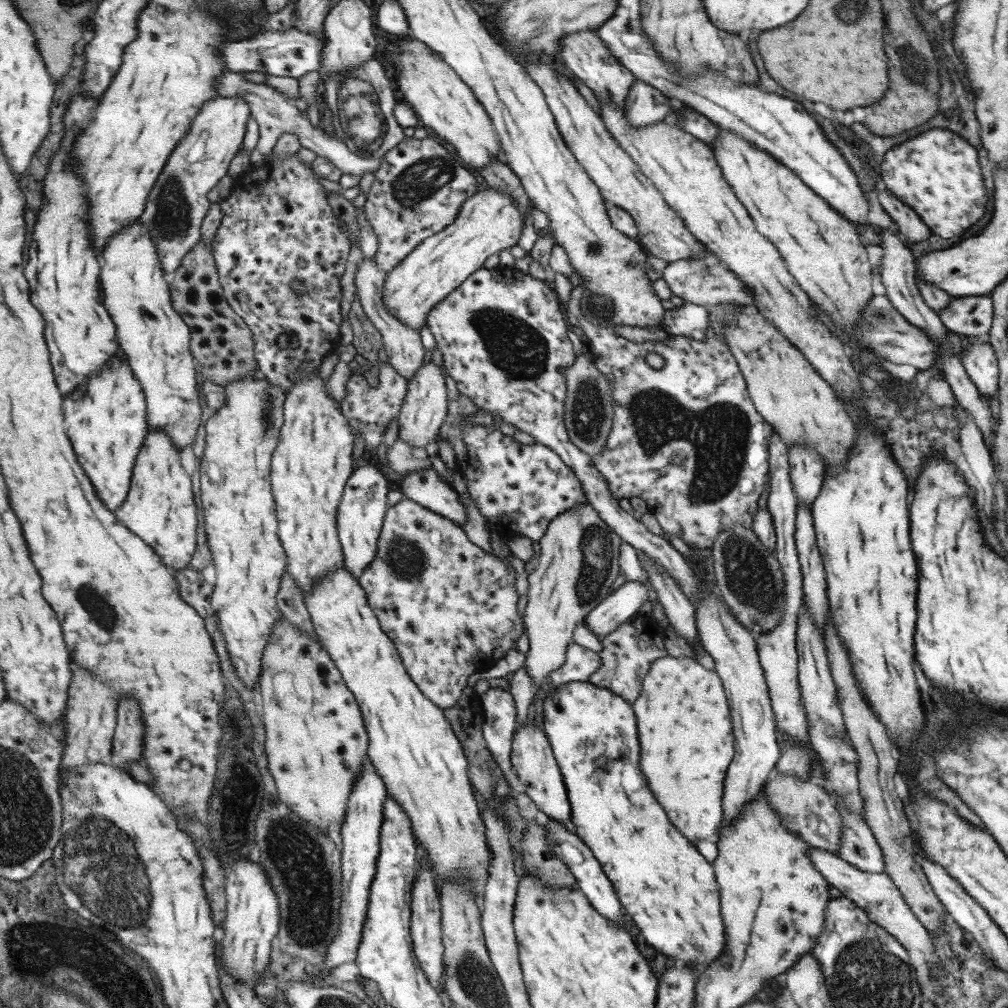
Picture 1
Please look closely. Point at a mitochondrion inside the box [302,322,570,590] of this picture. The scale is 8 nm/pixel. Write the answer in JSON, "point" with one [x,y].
{"point":[405,559]}

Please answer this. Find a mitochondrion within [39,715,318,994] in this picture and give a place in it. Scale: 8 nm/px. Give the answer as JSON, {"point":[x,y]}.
{"point":[106,877]}

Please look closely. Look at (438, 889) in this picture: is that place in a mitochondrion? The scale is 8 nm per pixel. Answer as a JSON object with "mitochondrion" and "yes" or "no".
{"mitochondrion":"no"}

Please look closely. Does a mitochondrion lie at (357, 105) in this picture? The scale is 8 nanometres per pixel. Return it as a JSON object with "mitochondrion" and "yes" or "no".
{"mitochondrion":"yes"}

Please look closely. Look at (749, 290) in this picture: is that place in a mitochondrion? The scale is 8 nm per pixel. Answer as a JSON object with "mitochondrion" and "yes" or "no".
{"mitochondrion":"no"}

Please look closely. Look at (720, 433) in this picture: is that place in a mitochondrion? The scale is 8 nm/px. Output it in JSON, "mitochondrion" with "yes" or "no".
{"mitochondrion":"yes"}

